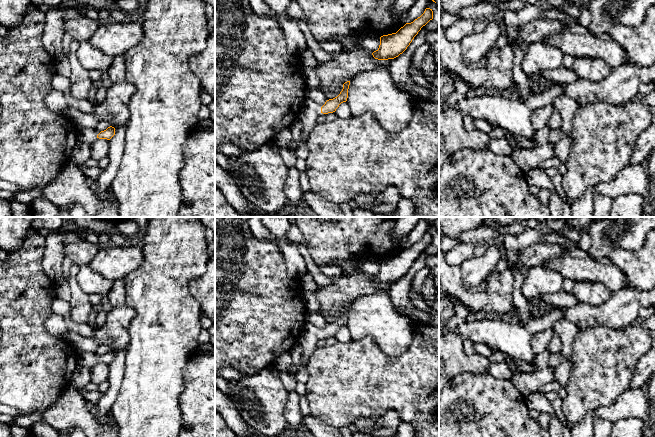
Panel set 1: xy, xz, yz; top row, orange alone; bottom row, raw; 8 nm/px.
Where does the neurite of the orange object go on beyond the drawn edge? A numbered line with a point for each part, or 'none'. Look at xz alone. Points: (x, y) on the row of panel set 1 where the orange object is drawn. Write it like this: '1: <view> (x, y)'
1: xz (311, 110)

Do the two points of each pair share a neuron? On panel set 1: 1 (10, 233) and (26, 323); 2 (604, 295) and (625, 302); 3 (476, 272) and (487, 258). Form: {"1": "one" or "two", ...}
{"1": "two", "2": "two", "3": "one"}

